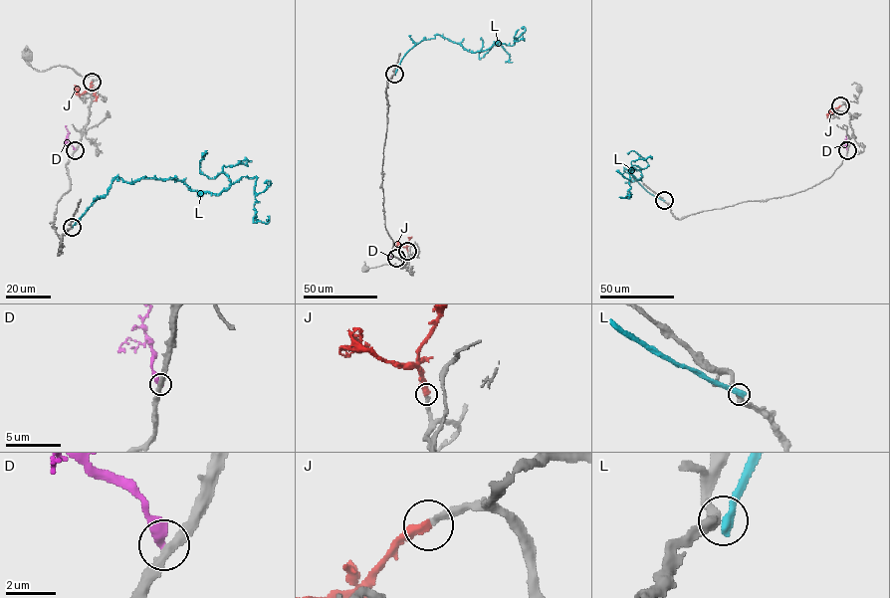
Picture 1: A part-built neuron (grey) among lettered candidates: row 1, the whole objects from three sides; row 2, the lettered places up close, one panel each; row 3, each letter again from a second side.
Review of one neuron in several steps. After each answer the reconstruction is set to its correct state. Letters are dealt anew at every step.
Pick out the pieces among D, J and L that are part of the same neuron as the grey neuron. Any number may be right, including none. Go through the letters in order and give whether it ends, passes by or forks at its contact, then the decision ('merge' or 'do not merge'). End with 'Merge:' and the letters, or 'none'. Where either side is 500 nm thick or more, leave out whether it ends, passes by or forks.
D: it ends | do not merge
J: it ends | merge
L: it ends | do not merge
Merge: J

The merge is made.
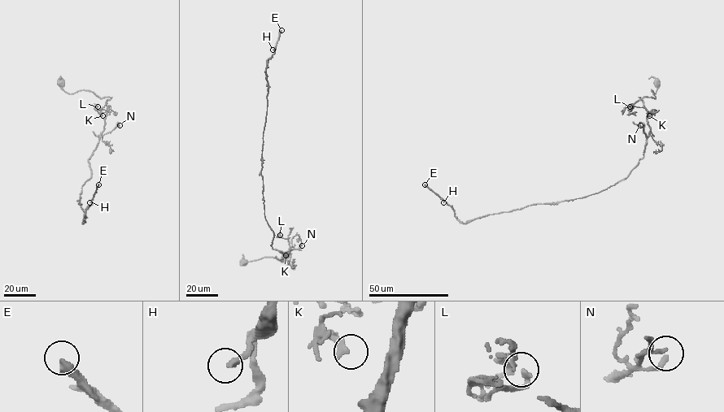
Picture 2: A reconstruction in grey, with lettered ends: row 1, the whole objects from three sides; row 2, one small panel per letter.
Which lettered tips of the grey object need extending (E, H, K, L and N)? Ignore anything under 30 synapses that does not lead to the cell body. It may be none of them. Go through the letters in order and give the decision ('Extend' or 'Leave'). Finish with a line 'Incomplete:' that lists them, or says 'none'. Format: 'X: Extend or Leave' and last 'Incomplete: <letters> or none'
E: Extend
H: Extend
K: Leave
L: Leave
N: Leave
Incomplete: E, H

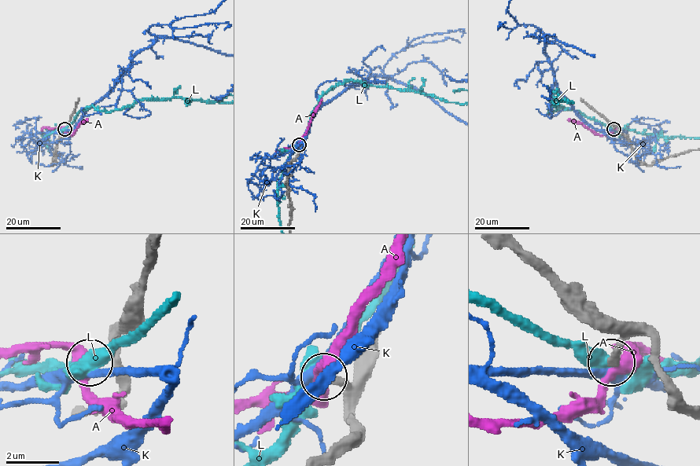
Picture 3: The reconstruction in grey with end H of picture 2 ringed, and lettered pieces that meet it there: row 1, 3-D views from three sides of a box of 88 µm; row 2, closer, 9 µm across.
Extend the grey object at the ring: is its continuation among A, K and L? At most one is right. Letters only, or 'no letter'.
no letter

